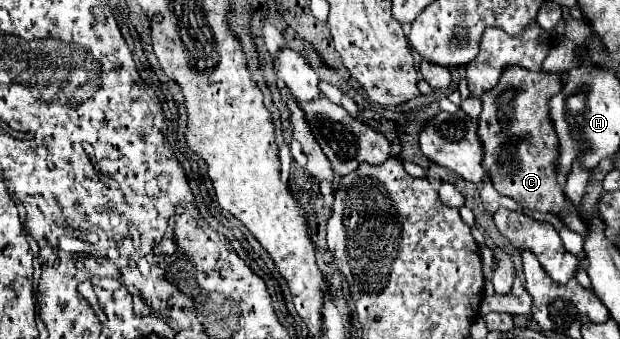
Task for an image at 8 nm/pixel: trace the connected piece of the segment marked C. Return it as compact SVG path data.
M507 68L499 84L481 98L483 112L479 116L479 138L485 150L483 166L499 194L515 198L529 210L561 214L561 220L569 230L585 236L585 222L571 214L571 206L557 184L555 158L559 156L559 142L551 118L547 116L549 100L557 92L561 92L559 74Z

